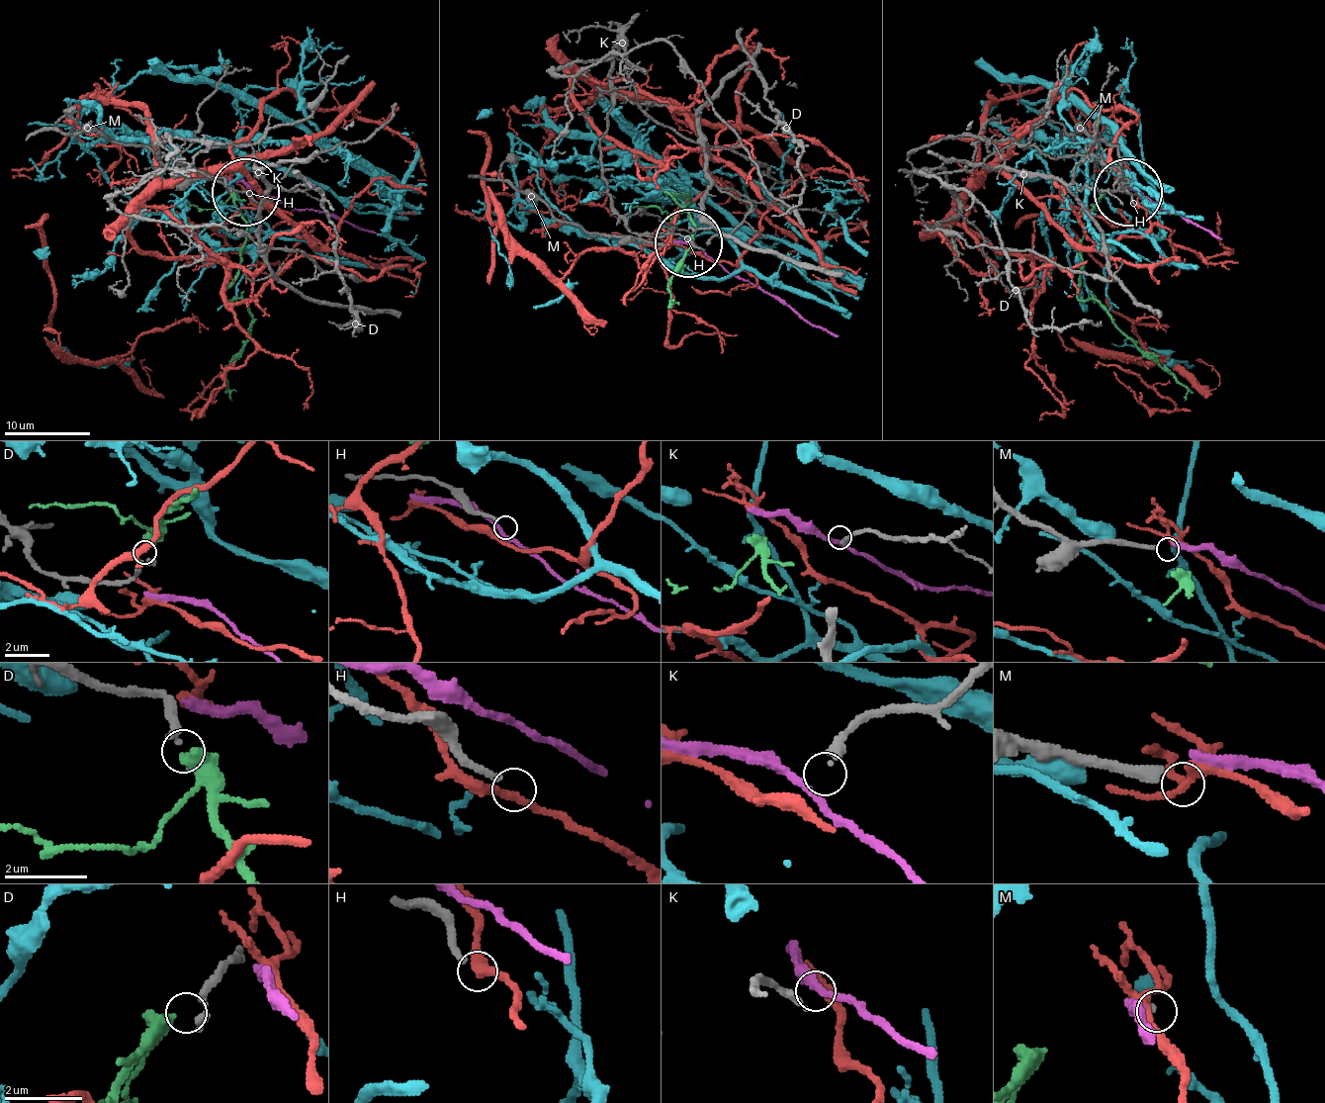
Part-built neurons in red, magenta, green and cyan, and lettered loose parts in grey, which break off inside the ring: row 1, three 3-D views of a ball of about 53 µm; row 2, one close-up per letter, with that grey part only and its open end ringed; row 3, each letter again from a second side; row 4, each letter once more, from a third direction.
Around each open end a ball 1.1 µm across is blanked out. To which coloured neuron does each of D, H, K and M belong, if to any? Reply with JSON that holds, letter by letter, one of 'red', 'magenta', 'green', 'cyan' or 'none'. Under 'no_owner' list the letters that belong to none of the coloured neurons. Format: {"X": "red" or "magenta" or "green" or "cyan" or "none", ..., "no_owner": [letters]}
{"D": "green", "H": "none", "K": "none", "M": "none", "no_owner": ["H", "K", "M"]}

